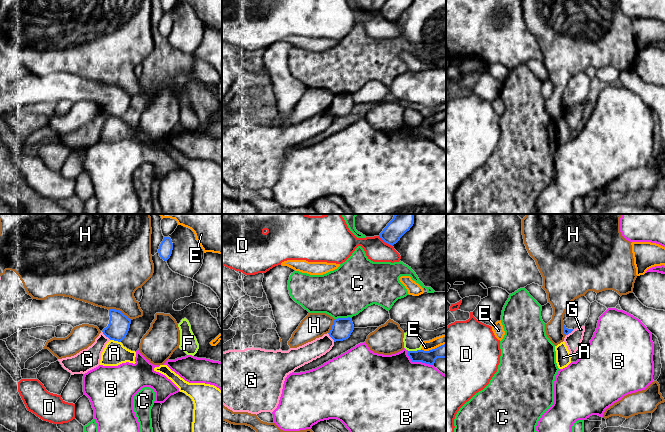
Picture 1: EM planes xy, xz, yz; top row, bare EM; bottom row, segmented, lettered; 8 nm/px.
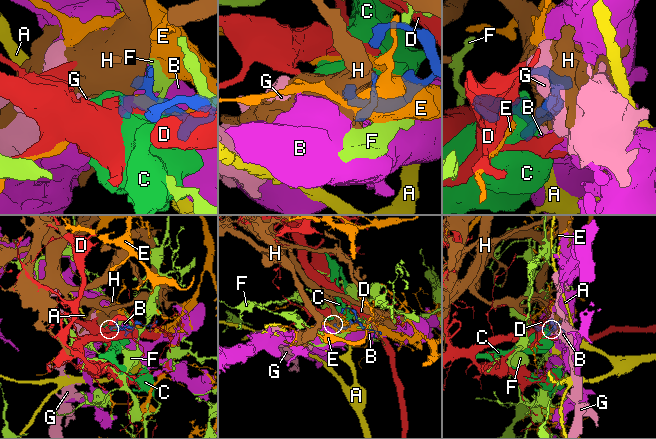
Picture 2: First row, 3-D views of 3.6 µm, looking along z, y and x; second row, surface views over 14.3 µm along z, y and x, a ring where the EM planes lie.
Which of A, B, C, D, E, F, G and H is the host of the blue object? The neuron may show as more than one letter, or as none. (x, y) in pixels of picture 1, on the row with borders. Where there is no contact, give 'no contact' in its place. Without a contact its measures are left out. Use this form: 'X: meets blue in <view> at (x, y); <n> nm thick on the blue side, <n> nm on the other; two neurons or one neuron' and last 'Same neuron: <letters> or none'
A: meets blue in xy at (115, 340); 170 nm thick on the blue side, 190 nm on the other; two neurons
B: meets blue in xz at (417, 361); 110 nm thick on the blue side, 500 nm on the other; two neurons
C: meets blue in xz at (343, 318); 160 nm thick on the blue side, 400 nm on the other; two neurons
D: meets blue in xz at (385, 242); 170 nm thick on the blue side, 180 nm on the other; two neurons
E: meets blue in xz at (433, 349); 110 nm thick on the blue side, 80 nm on the other; two neurons
F: meets blue in xz at (414, 351); 110 nm thick on the blue side, 140 nm on the other; two neurons
G: meets blue in xy at (106, 336); 170 nm thick on the blue side, 170 nm on the other; two neurons
H: meets blue in xy at (120, 311); 170 nm thick on the blue side, 420 nm on the other; two neurons
Same neuron: none

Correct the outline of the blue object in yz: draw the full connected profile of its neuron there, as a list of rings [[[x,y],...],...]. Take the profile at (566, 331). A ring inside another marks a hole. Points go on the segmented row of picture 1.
[[[581,296],[570,303],[563,318],[563,333],[568,335],[574,329],[582,327],[590,315],[591,303]]]

